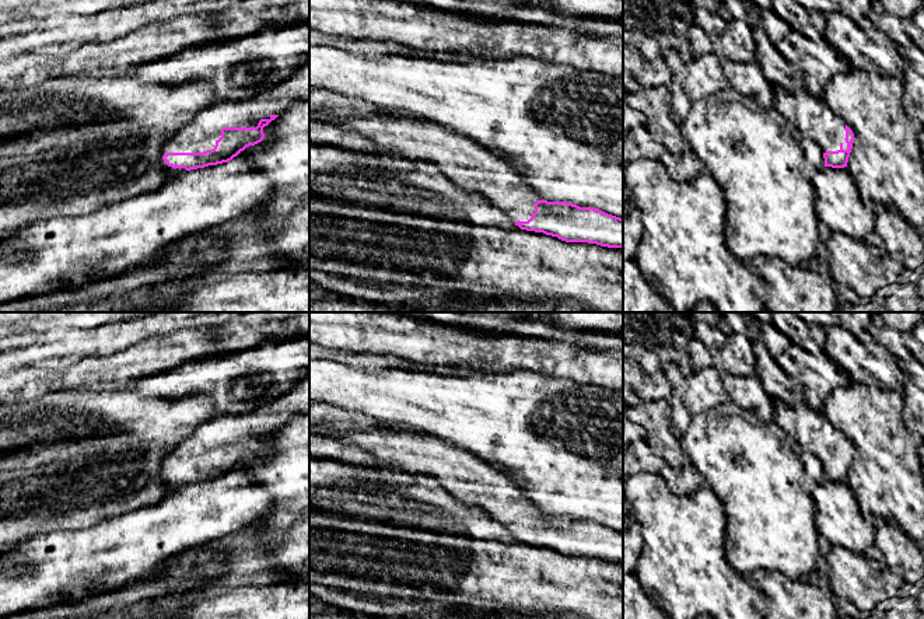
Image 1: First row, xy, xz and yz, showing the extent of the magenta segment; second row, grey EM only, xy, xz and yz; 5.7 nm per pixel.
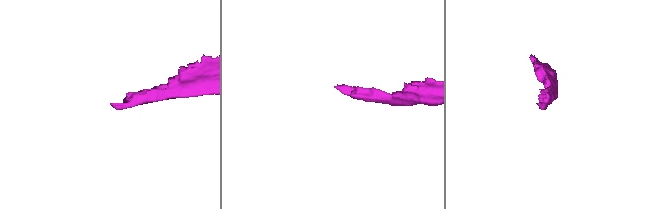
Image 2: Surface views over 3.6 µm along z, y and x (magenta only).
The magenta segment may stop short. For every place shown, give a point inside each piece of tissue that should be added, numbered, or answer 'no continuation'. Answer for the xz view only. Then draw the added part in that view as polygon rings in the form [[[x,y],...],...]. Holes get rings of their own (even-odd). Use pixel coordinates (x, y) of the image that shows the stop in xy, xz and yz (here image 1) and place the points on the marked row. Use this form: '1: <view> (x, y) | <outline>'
1: xz (471, 167) | [[[322,113],[309,115],[309,119],[333,122],[344,130],[365,136],[375,144],[378,154],[396,154],[407,160],[437,164],[440,171],[456,186],[486,197],[497,209],[503,210],[512,224],[518,220],[528,221],[535,213],[535,203],[542,200],[539,193],[526,183],[528,174],[515,167],[510,160],[434,122],[382,115],[332,120]]]

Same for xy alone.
1: xy (200, 135) | [[[298,67],[293,76],[274,87],[265,90],[245,101],[217,101],[214,105],[202,108],[190,123],[186,123],[172,139],[161,147],[161,164],[169,178],[185,172],[185,168],[172,168],[165,164],[162,155],[167,153],[203,153],[213,150],[221,137],[223,127],[256,127],[260,119],[270,119],[272,115],[284,113],[293,104],[309,99],[309,67]]]

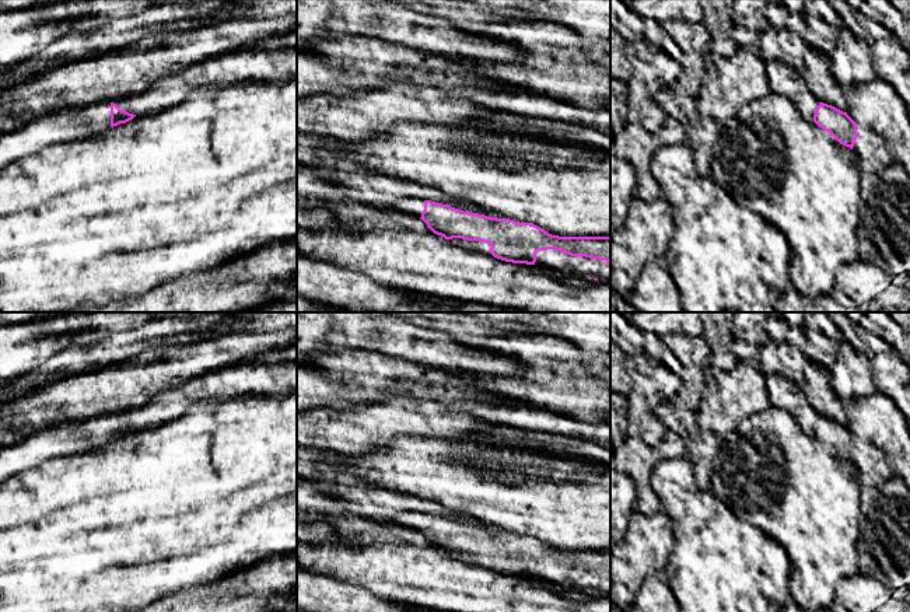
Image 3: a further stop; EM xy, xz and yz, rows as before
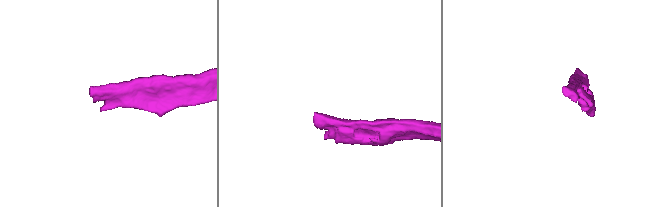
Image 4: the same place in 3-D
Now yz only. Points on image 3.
1: yz (871, 153) | [[[857,125],[858,137],[853,151],[862,174],[881,174],[895,161],[890,157],[885,140],[868,126]]]

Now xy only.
1: xy (94, 119) | [[[98,102],[78,115],[46,115],[0,134],[0,168],[48,146],[102,134],[111,129],[111,102]]]

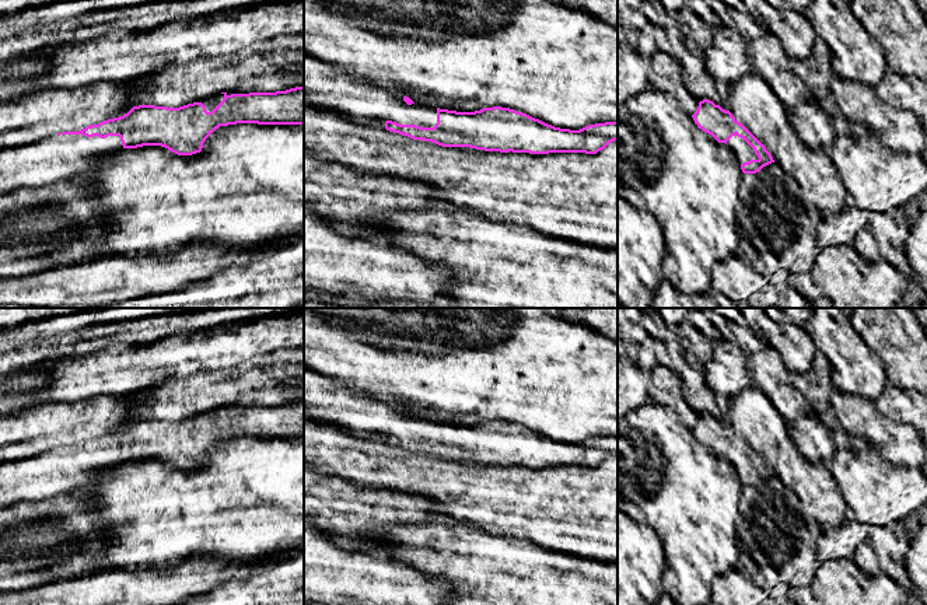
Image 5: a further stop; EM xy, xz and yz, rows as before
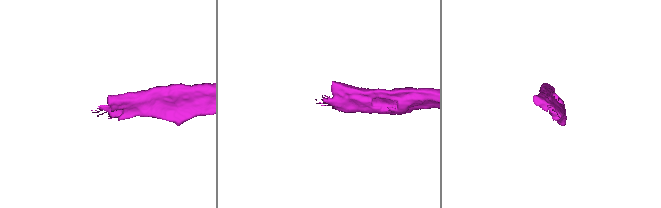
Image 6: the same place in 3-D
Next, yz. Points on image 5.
1: yz (741, 149) | [[[737,134],[727,141],[727,146],[732,150],[739,164],[748,162],[751,160],[759,160],[753,148]]]

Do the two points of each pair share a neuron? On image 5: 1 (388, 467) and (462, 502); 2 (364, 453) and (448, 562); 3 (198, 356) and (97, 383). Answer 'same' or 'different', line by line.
1: same
2: different
3: same

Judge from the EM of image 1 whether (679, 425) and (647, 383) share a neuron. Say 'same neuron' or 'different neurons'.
different neurons

